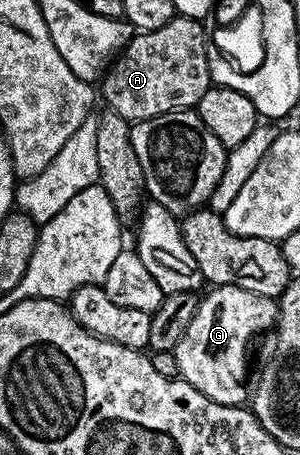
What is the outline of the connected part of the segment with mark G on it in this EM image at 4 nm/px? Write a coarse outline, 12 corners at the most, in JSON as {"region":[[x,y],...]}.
{"region":[[222,284],[175,346],[179,379],[219,404],[249,399],[248,343],[273,297]]}

